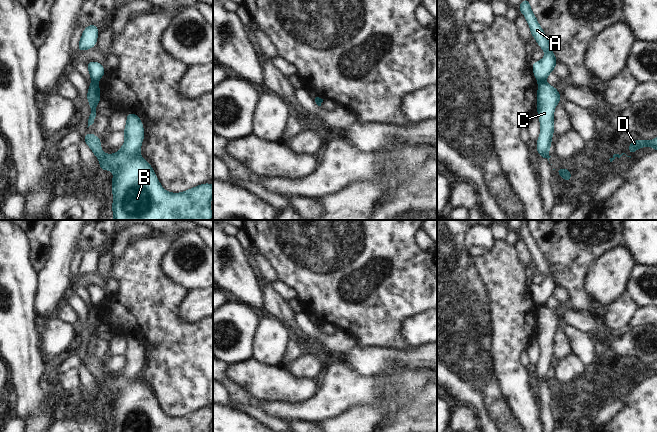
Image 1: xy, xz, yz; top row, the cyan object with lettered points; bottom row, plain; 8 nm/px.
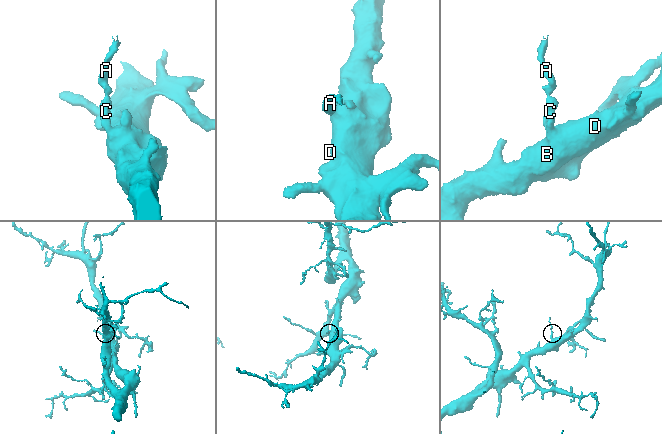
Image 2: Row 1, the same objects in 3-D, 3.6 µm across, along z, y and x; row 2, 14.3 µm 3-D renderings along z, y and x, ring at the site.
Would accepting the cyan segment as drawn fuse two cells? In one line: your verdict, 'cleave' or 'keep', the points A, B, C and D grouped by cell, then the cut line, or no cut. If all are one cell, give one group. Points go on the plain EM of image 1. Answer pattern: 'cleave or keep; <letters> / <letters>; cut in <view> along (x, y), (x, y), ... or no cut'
cleave; A / B C D; cut in yz along (543, 305), (538, 307)

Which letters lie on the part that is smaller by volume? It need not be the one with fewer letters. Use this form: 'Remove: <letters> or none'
Remove: A

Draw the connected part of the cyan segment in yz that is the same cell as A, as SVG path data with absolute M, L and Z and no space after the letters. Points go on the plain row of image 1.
M528 222L522 223L518 234L523 237L530 251L531 259L536 263L538 270L545 275L545 281L541 285L532 288L532 294L538 307L544 306L548 299L554 295L558 287L553 275L550 272L550 265L540 251L536 240L531 234Z

